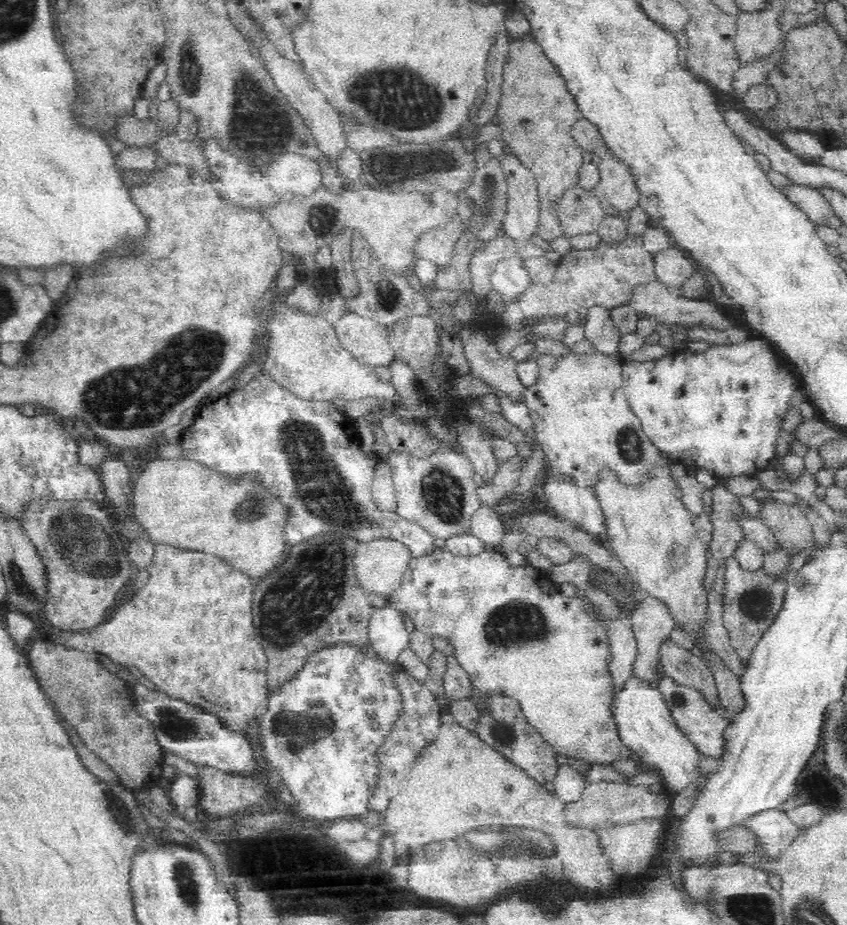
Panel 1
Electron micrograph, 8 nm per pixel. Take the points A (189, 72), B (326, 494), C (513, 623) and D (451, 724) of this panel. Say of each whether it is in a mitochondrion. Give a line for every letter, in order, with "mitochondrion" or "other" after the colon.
A: mitochondrion
B: mitochondrion
C: mitochondrion
D: other

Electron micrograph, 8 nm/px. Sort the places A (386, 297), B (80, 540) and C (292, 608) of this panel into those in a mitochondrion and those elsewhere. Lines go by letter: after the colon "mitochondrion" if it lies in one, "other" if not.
A: mitochondrion
B: mitochondrion
C: mitochondrion

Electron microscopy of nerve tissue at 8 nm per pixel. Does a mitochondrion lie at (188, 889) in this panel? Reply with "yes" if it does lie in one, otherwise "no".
yes

